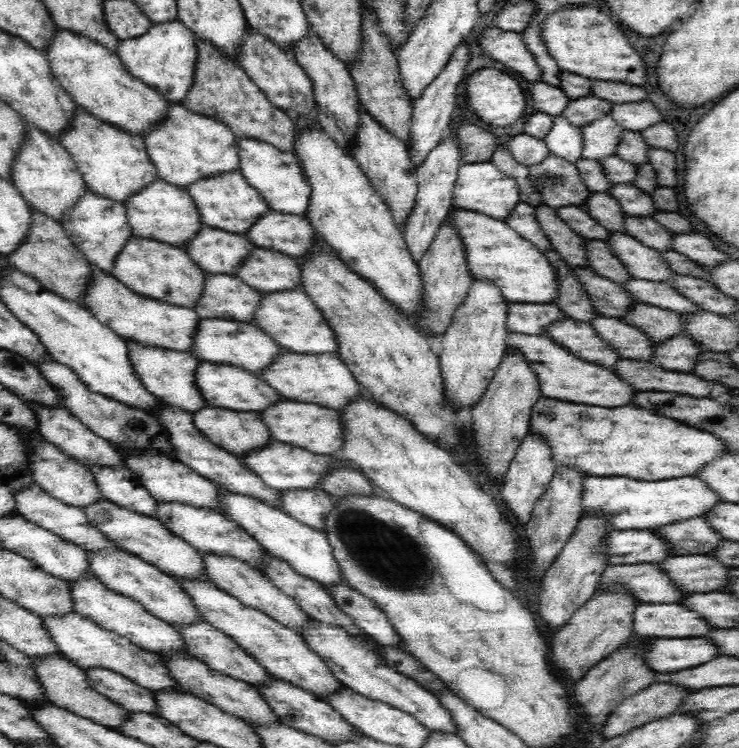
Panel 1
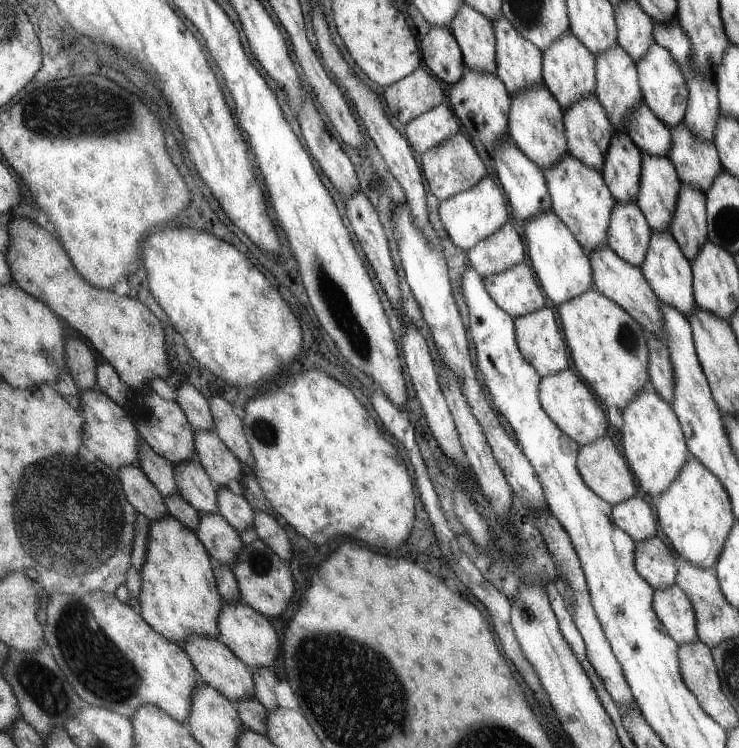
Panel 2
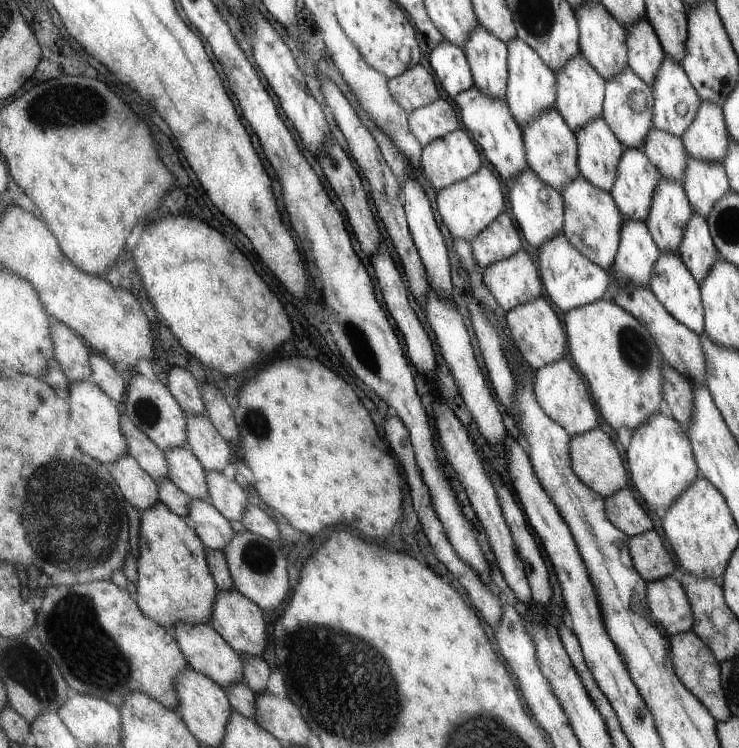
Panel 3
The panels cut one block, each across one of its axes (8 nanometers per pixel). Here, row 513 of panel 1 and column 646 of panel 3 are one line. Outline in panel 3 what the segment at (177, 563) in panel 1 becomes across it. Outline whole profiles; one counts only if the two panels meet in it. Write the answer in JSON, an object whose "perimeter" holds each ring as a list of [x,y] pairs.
{"perimeter":[[[630,65],[626,66],[620,74],[608,78],[606,81],[606,96],[604,97],[603,119],[614,131],[616,138],[623,143],[623,147],[640,150],[648,132],[654,126],[655,96],[651,86],[648,86],[639,75],[632,72]]]}

